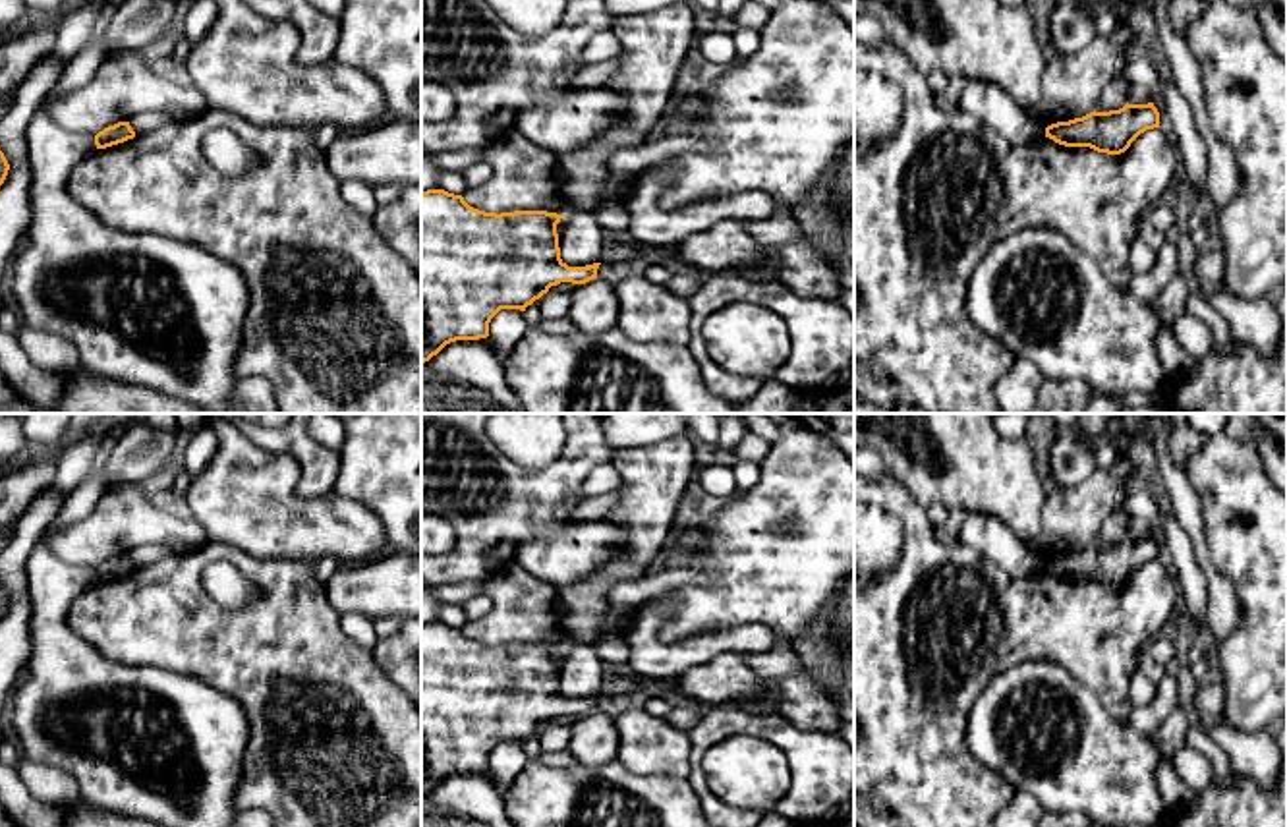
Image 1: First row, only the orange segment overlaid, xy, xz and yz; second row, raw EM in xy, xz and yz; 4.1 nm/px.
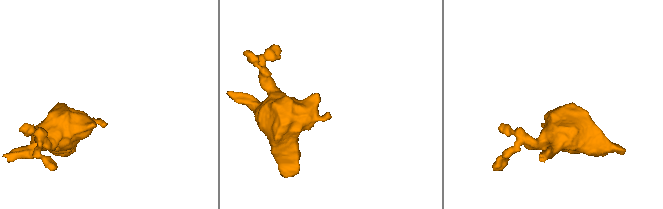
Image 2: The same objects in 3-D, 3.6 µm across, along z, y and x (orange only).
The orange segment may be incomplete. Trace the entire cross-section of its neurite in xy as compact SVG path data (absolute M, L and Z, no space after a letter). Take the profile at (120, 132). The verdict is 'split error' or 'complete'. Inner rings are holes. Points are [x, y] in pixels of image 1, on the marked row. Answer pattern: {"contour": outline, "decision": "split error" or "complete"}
{"contour": "M118 122L99 131L95 135L95 145L97 149L106 149L133 137L135 137L135 131L131 129L129 122Z", "decision": "complete"}

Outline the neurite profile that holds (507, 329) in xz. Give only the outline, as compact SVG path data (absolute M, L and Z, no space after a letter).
M500 309L489 323L489 340L499 350L502 361L506 361L512 350L528 334L529 323L520 309Z

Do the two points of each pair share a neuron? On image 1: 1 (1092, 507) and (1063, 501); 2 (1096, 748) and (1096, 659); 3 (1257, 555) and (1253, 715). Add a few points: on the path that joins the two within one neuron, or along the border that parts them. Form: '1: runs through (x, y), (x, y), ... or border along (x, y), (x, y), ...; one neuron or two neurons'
1: runs through (1085, 507), (1071, 507); one neuron
2: border along (1063, 665), (1092, 690), (1115, 719), (1127, 723); two neurons
3: runs through (1258, 596), (1258, 675); one neuron

